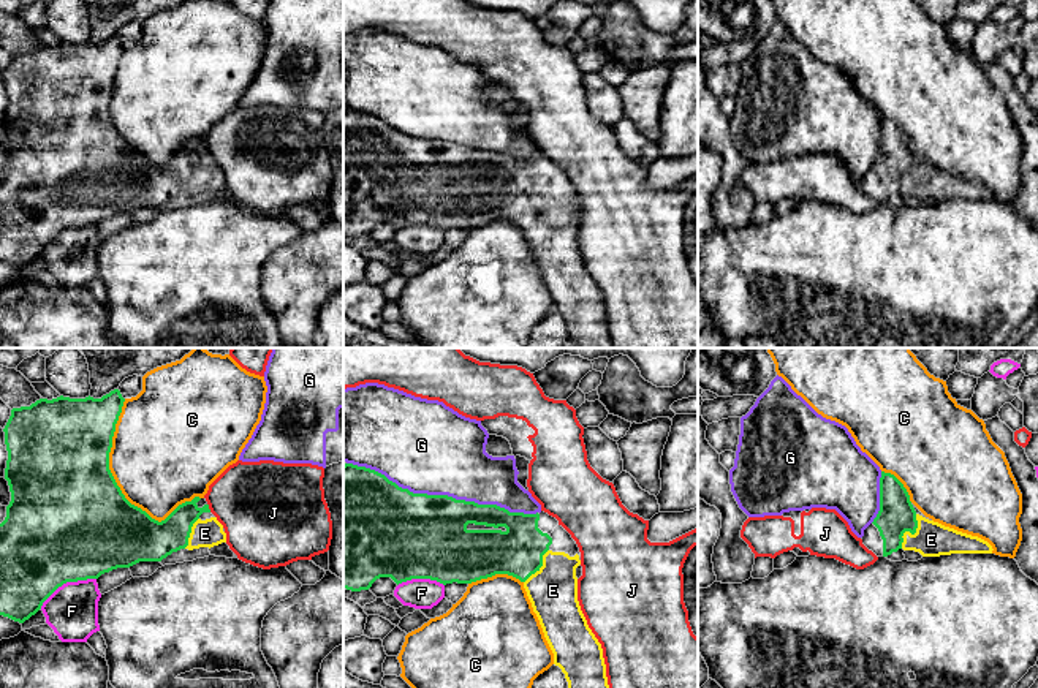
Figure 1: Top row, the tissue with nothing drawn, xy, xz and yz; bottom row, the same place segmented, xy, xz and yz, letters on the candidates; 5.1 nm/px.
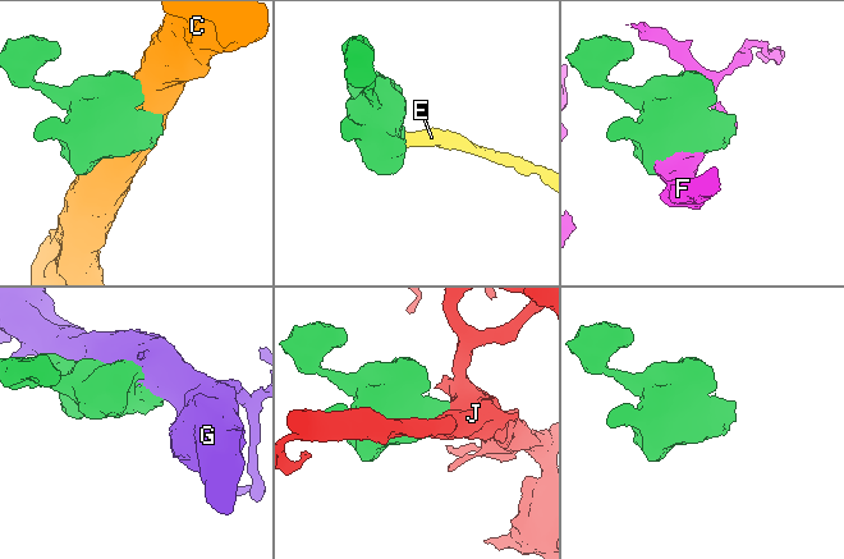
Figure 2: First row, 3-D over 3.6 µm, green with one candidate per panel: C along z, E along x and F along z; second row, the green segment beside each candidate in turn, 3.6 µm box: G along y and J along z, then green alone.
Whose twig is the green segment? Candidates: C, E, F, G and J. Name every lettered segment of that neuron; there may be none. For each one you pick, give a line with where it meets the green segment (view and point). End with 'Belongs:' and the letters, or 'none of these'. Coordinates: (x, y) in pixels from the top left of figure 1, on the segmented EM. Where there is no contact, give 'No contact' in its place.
E: Touches green at yz (910, 532)
Belongs: E

